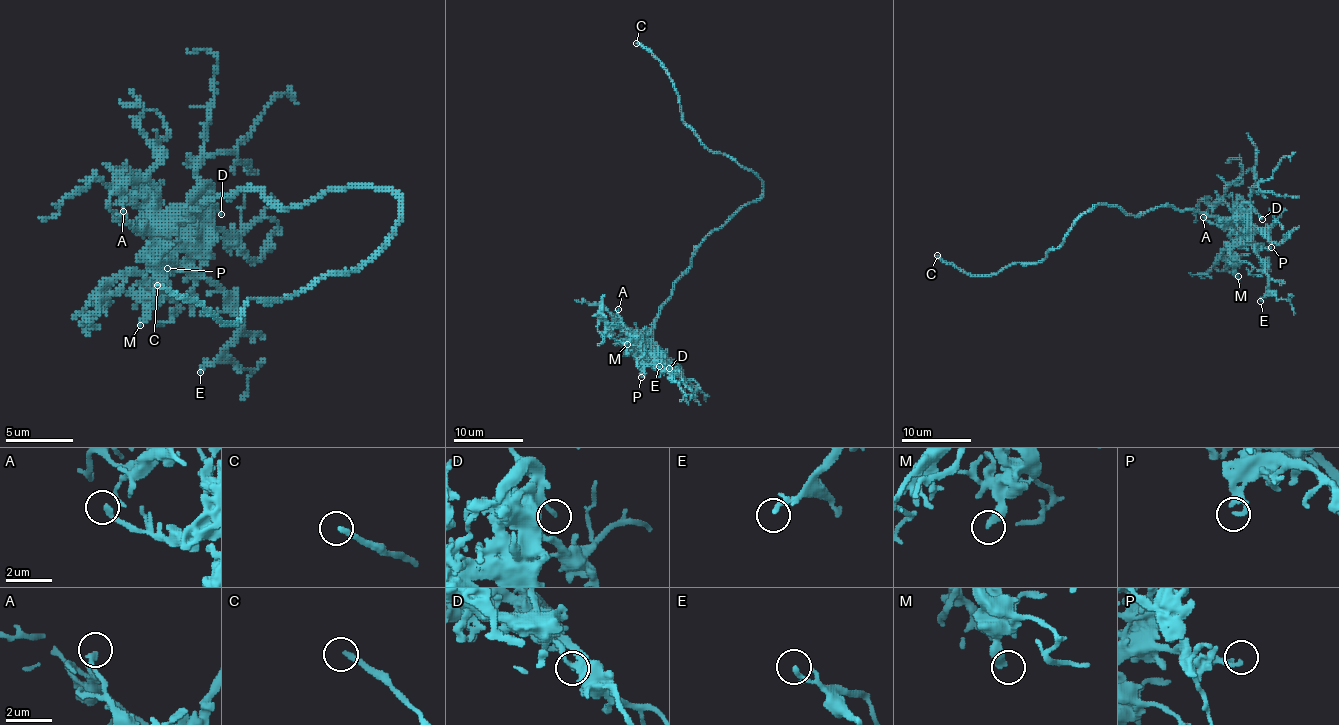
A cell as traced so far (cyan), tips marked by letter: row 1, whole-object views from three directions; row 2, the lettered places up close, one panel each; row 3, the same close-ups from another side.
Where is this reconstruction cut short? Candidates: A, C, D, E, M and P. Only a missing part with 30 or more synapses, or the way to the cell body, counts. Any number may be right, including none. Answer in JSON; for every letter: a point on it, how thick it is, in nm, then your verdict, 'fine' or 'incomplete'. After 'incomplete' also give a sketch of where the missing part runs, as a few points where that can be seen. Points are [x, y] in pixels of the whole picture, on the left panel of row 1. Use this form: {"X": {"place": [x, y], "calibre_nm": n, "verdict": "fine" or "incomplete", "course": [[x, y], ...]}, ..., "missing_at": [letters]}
{"A": {"place": [123, 211], "calibre_nm": 200, "verdict": "fine"}, "C": {"place": [157, 285], "calibre_nm": 220, "verdict": "incomplete"}, "D": {"place": [221, 214], "calibre_nm": 160, "verdict": "fine"}, "E": {"place": [200, 372], "calibre_nm": 200, "verdict": "fine"}, "M": {"place": [140, 325], "calibre_nm": 360, "verdict": "incomplete", "course": [[140, 325], [143, 393], [160, 433]]}, "P": {"place": [167, 268], "calibre_nm": 180, "verdict": "fine"}, "missing_at": ["C", "M"]}

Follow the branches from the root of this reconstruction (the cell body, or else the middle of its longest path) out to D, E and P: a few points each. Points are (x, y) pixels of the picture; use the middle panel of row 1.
D: (723, 225), (714, 228), (701, 244), (653, 324), (655, 354), (669, 368)
E: (723, 225), (701, 244), (653, 324), (657, 352), (652, 358), (680, 373), (667, 373), (659, 366)
P: (723, 225), (706, 237), (692, 258), (690, 267), (674, 284), (671, 298), (653, 324), (657, 352), (641, 377)

